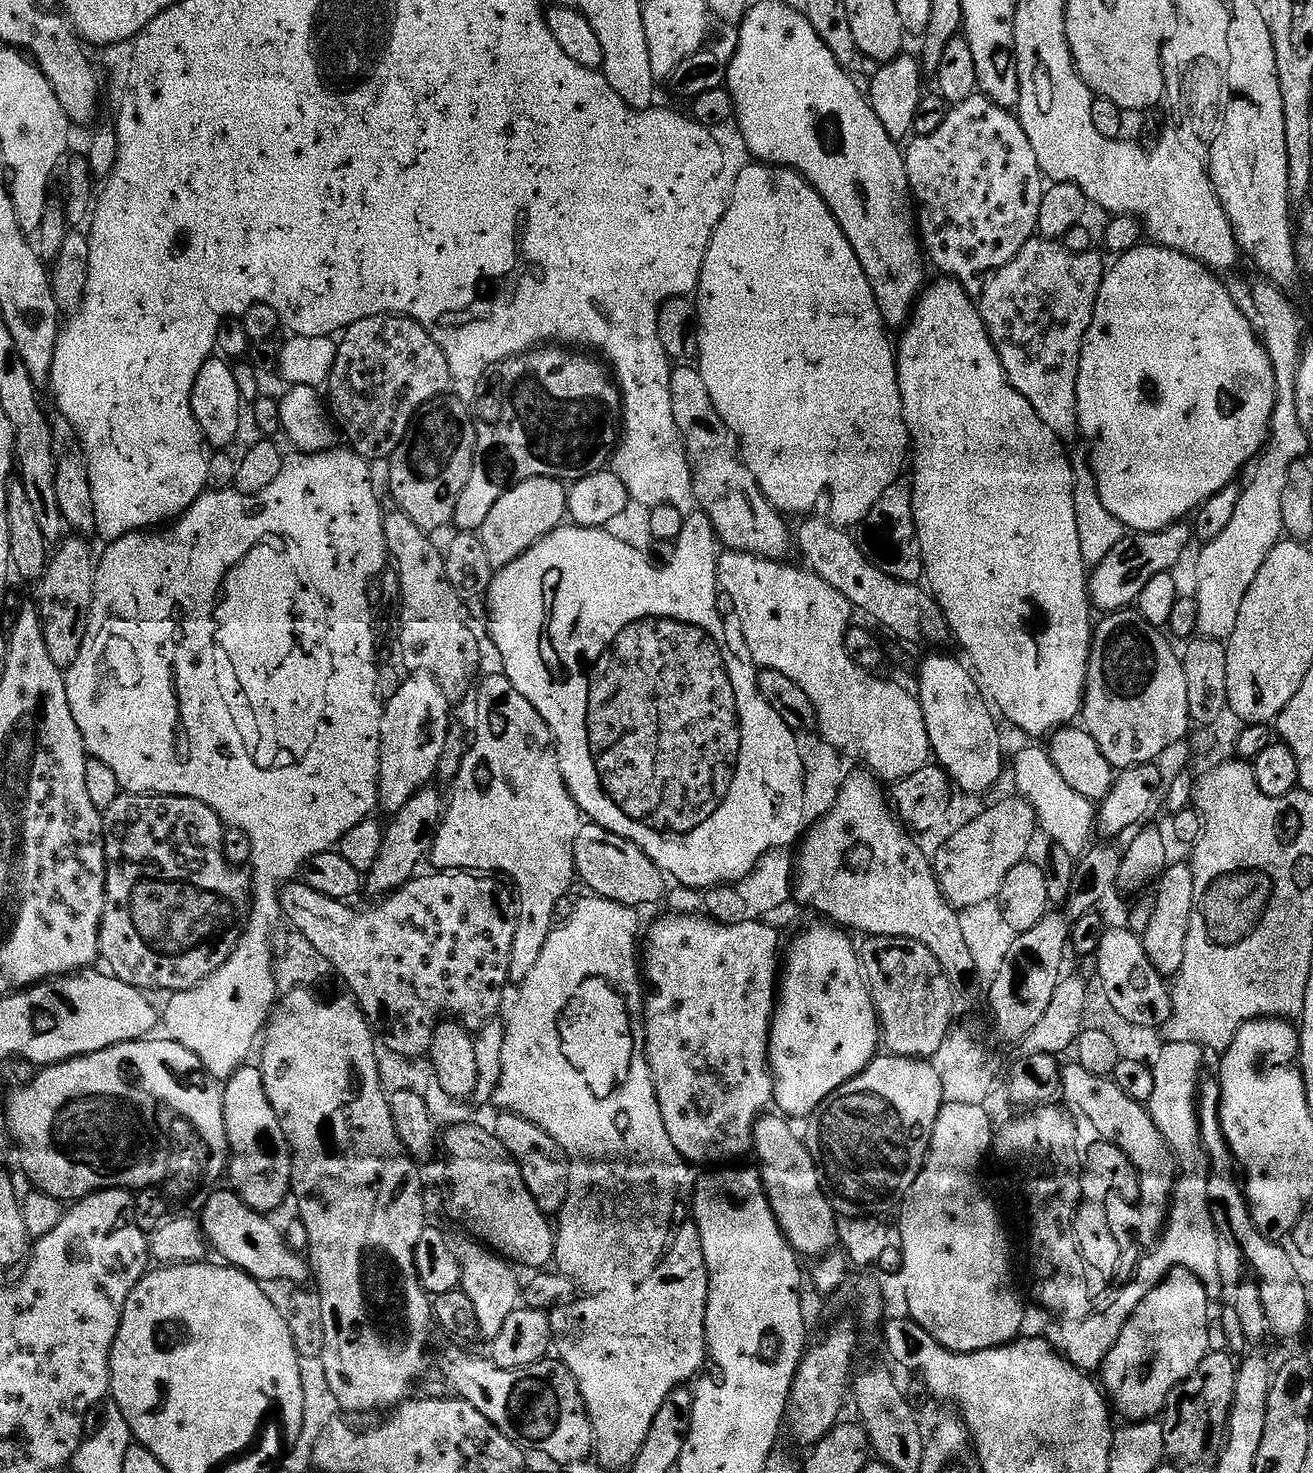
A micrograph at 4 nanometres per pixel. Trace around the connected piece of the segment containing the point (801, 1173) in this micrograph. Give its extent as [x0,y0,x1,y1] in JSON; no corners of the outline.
[753,1114,838,1258]

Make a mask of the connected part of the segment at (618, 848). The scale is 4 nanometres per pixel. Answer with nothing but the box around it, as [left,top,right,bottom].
[574,822,666,906]

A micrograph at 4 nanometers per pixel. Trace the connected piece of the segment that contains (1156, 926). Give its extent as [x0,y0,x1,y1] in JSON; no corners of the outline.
[1142,863,1195,978]

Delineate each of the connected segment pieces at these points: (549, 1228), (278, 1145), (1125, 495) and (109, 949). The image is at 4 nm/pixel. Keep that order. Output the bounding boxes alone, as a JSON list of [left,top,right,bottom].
[[442,1122,556,1270],[223,1067,290,1214],[1076,246,1276,532],[99,794,252,994]]

